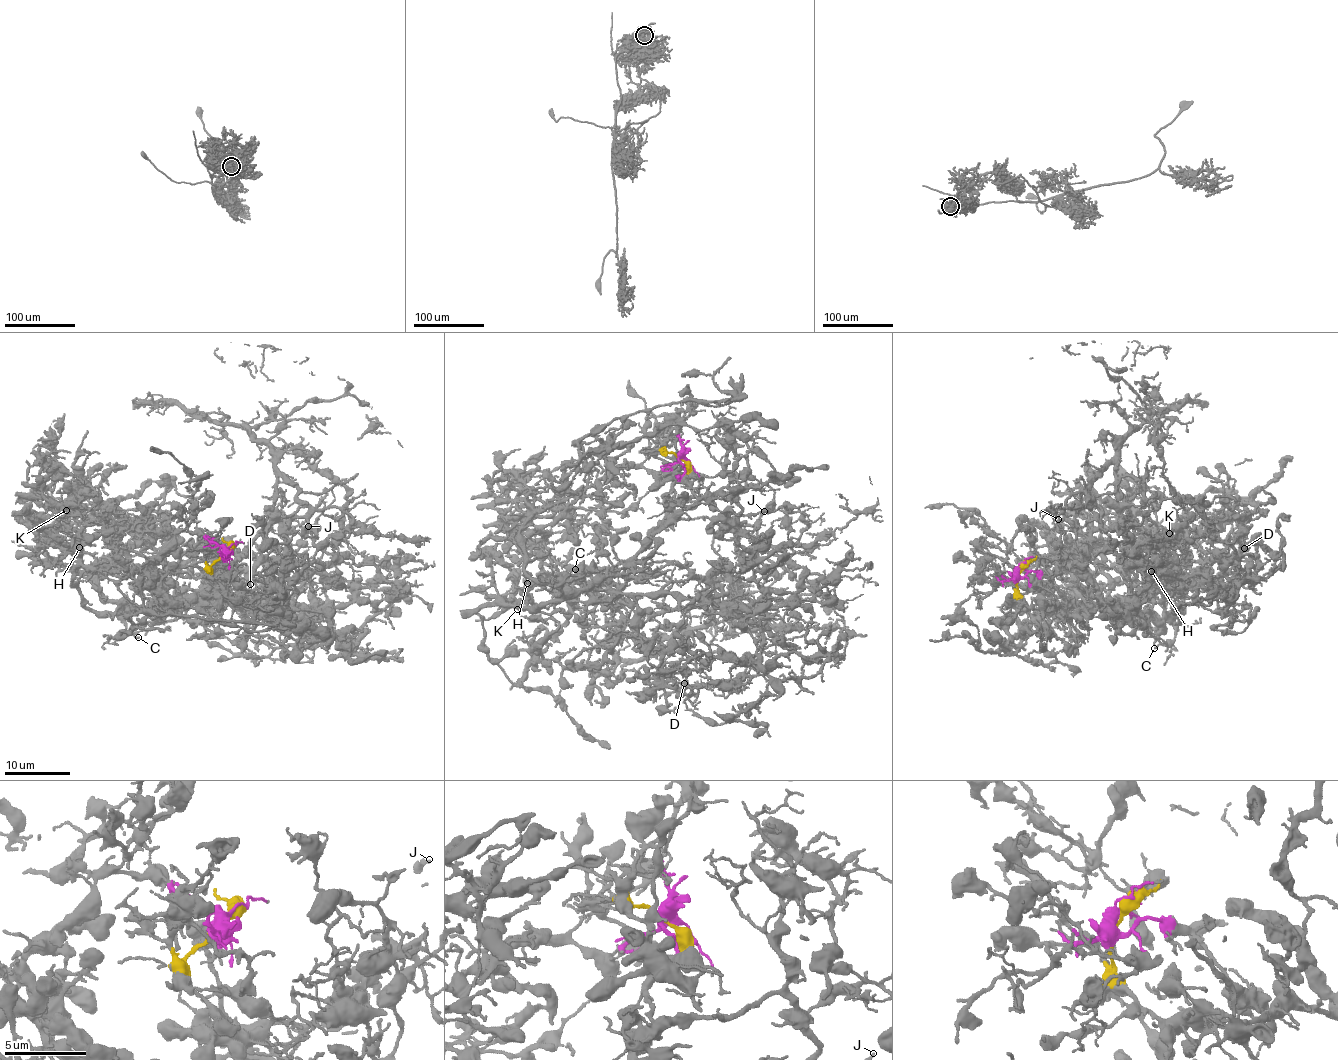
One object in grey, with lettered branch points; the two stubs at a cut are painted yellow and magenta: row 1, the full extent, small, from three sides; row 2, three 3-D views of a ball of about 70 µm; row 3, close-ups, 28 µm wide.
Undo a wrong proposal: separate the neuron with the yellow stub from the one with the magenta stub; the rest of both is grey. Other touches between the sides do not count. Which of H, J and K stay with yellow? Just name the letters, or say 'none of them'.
H, K

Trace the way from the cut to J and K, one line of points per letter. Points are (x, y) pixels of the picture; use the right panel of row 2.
J: (1018, 572), (1043, 573), (1067, 600), (1051, 579), (1084, 546), (1099, 509), (1092, 504), (1084, 526), (1059, 519)
K: (1018, 572), (1022, 600), (1038, 613), (1126, 608), (1160, 619), (1178, 613), (1182, 592), (1146, 524), (1170, 532)

